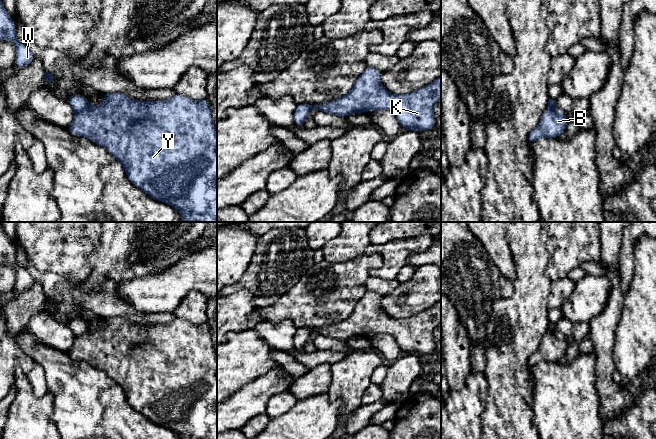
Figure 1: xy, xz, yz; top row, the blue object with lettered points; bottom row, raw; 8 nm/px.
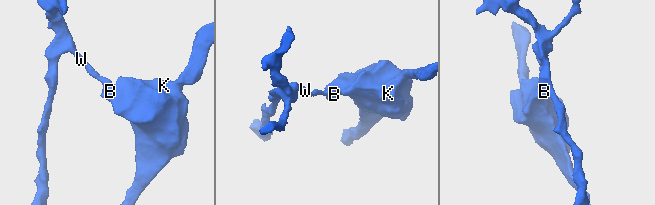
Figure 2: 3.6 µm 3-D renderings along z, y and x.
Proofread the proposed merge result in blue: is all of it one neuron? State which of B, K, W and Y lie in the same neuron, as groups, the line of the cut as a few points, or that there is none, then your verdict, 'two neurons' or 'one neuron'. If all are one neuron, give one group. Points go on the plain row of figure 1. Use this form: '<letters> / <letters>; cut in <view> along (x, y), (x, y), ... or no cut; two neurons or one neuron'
B K Y / W; cut in xy along (88, 330), (74, 337); two neurons

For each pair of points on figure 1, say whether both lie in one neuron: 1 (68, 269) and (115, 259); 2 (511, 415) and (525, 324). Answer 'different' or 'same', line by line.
1: different
2: same

